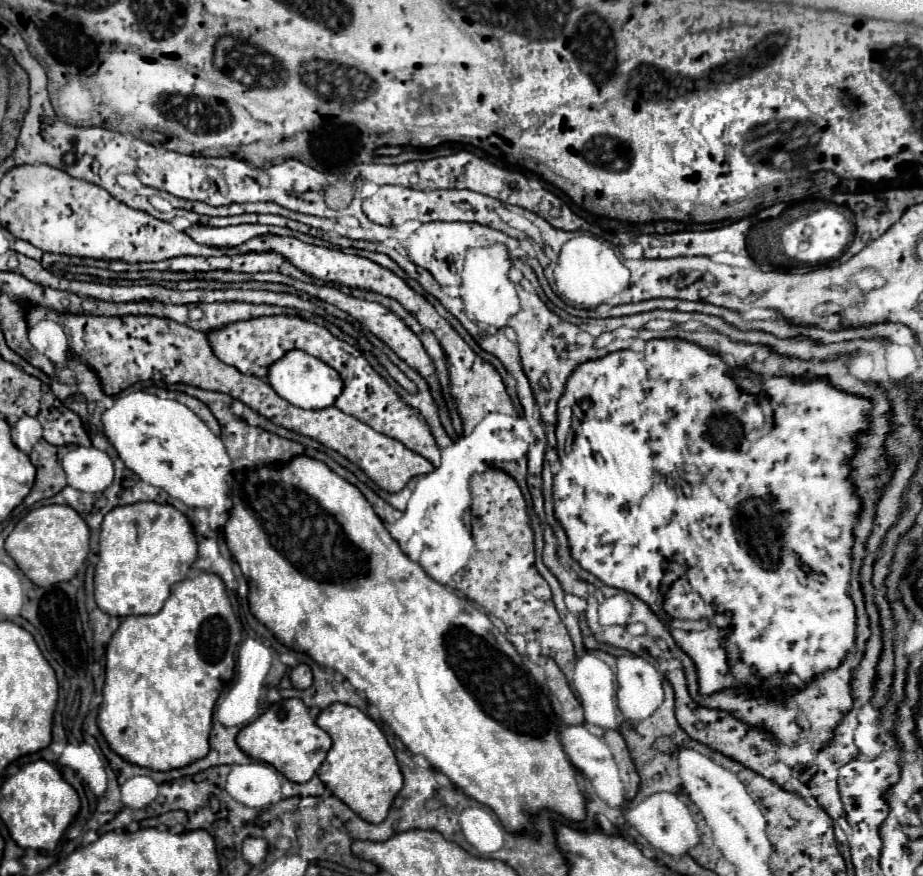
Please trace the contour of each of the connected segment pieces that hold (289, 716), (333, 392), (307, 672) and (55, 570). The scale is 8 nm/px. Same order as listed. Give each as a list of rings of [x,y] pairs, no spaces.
[[[288,698],[270,706],[262,716],[238,732],[236,742],[248,756],[274,766],[292,782],[308,782],[332,746],[330,736],[316,724],[310,708],[300,698]]]
[[[292,350],[290,354],[286,354],[286,358],[278,360],[274,366],[270,366],[268,382],[270,382],[270,386],[274,386],[278,396],[288,400],[292,406],[306,408],[306,410],[322,410],[322,408],[334,406],[336,398],[340,396],[340,392],[344,388],[344,382],[334,368],[330,368],[322,360],[318,360],[306,352],[300,352],[300,350]]]
[[[298,664],[296,668],[292,668],[290,672],[290,680],[292,680],[292,686],[294,688],[308,688],[312,684],[312,670],[308,664]]]
[[[40,506],[16,524],[6,538],[6,552],[36,586],[52,586],[54,582],[66,582],[76,576],[90,552],[90,532],[80,514],[70,506]]]

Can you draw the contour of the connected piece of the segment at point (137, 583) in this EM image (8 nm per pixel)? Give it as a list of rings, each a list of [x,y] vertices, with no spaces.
[[[136,502],[116,506],[104,516],[98,548],[100,562],[94,574],[96,604],[102,612],[124,618],[160,612],[172,586],[188,576],[198,544],[190,520],[174,506]]]

